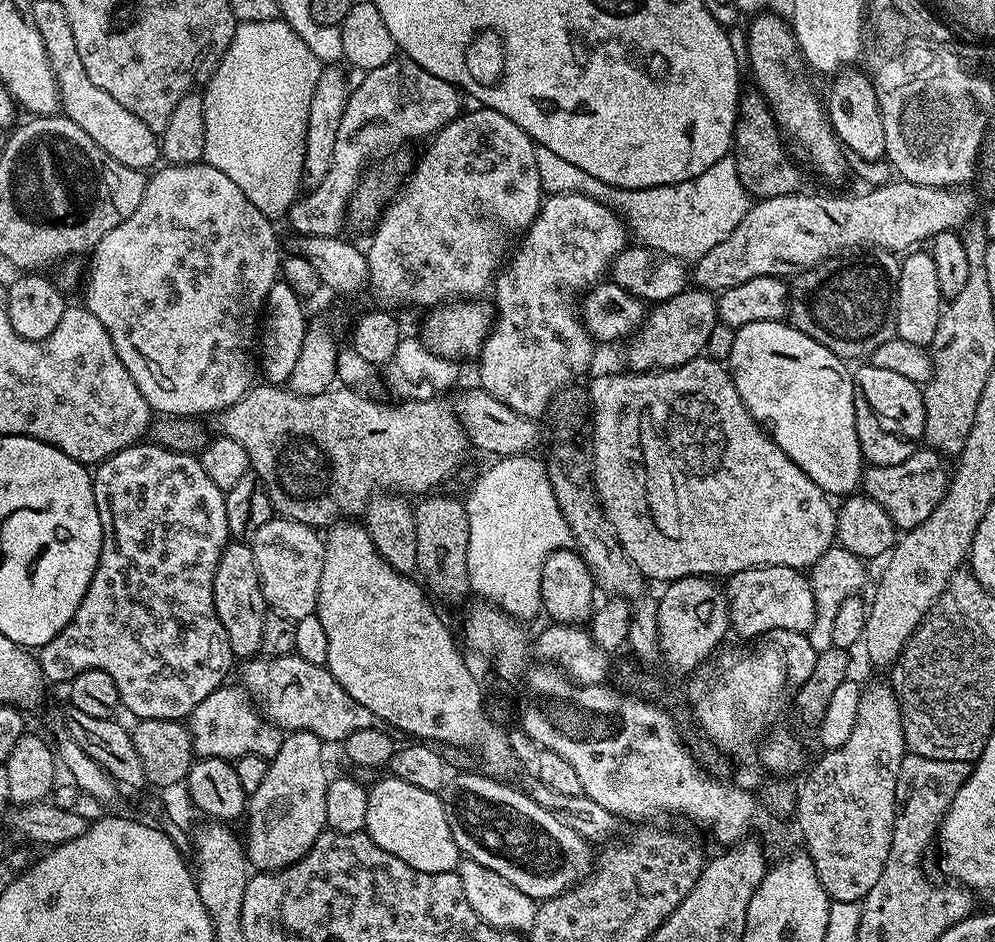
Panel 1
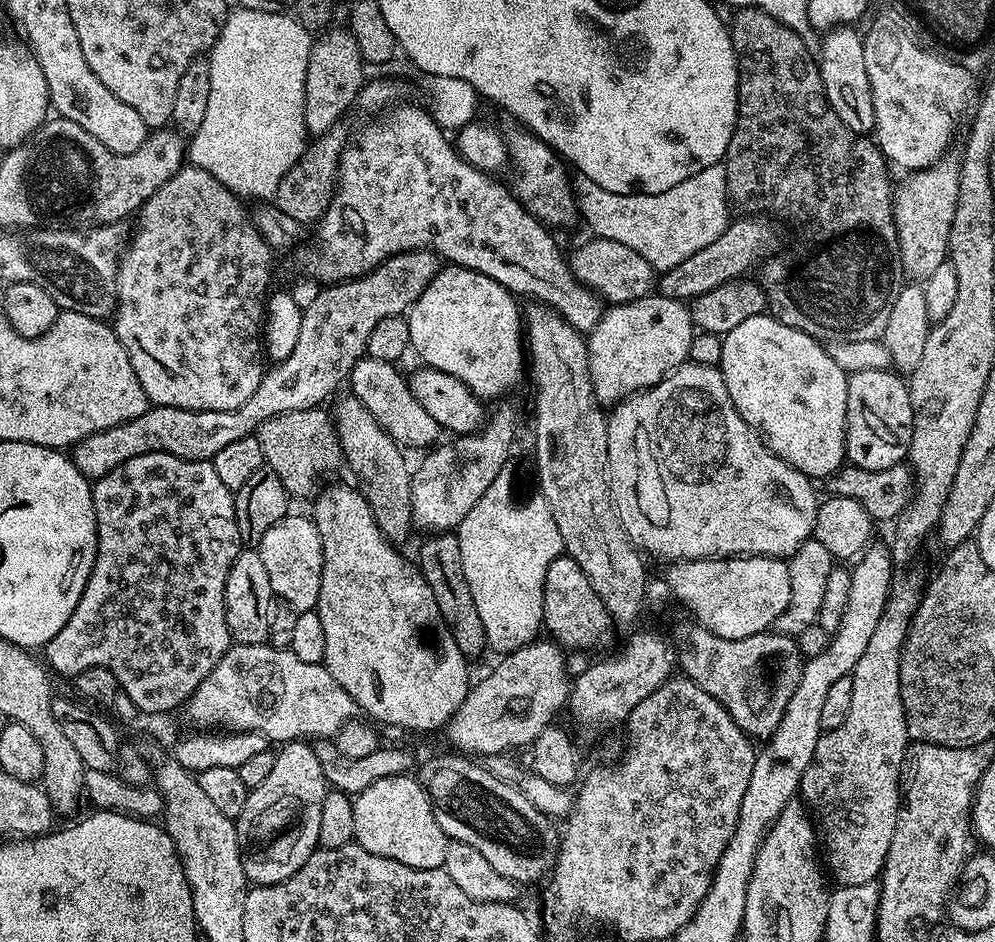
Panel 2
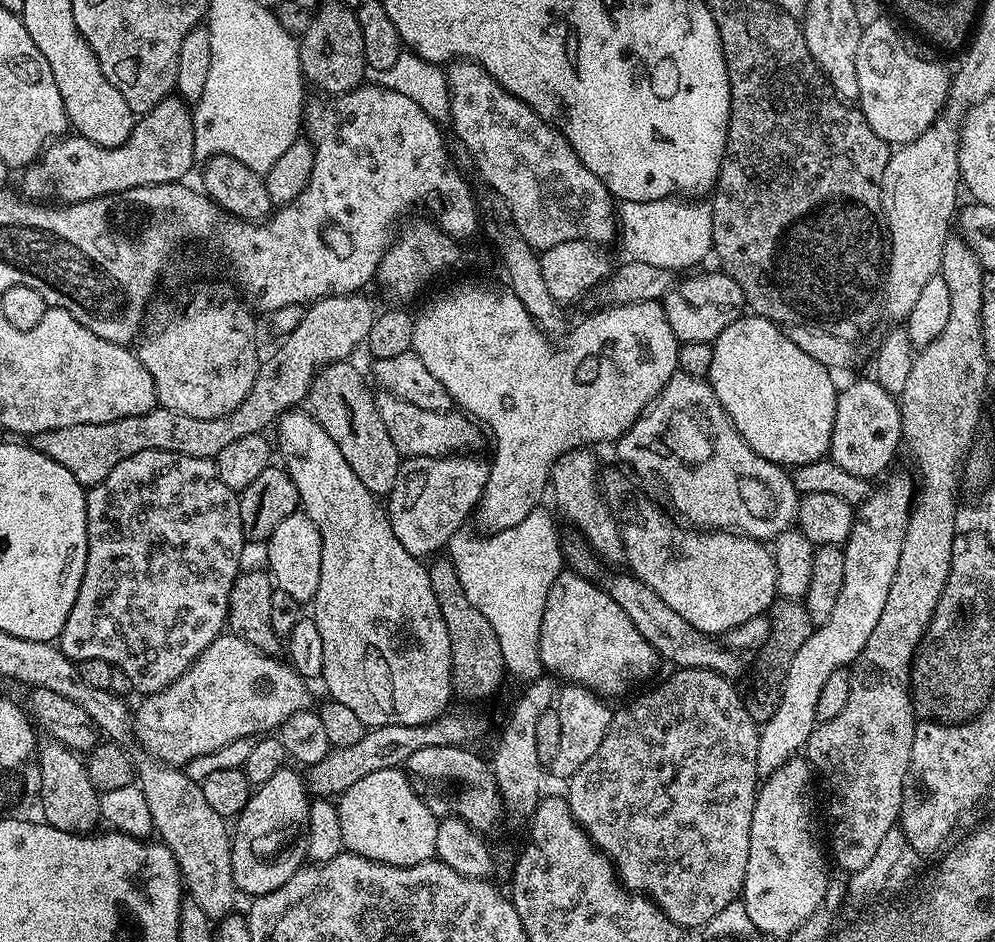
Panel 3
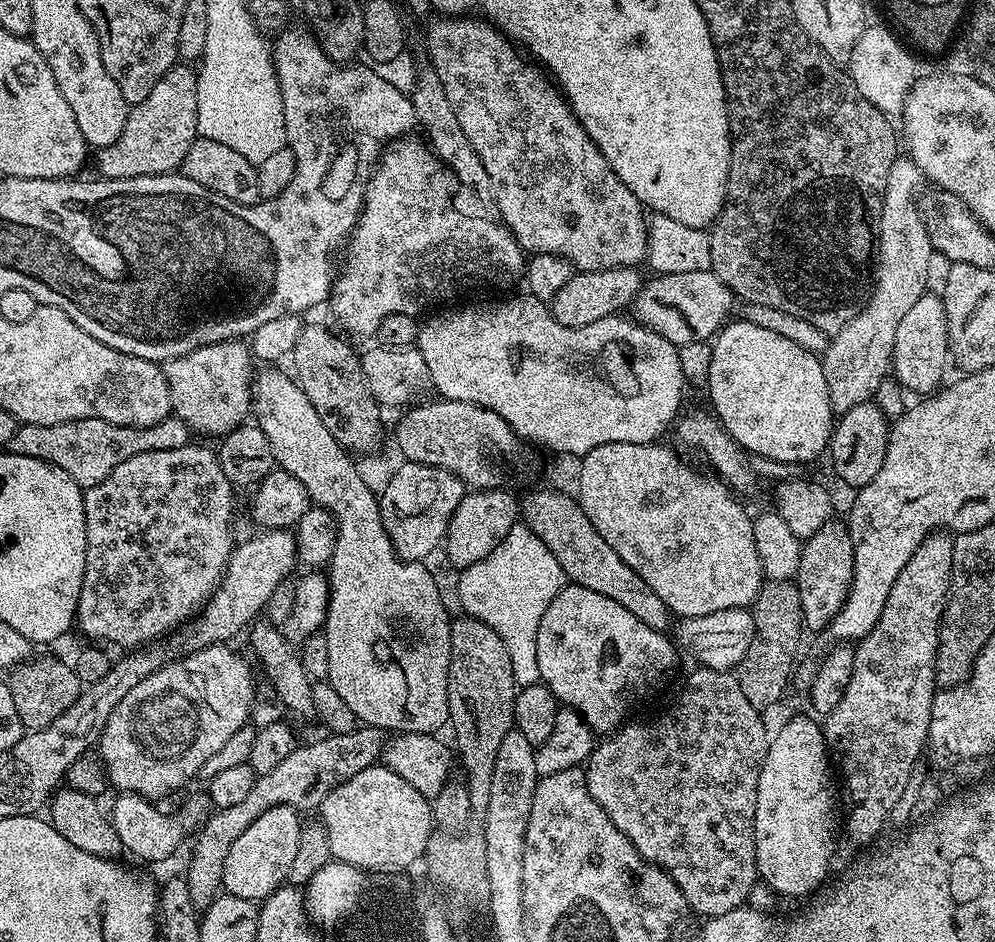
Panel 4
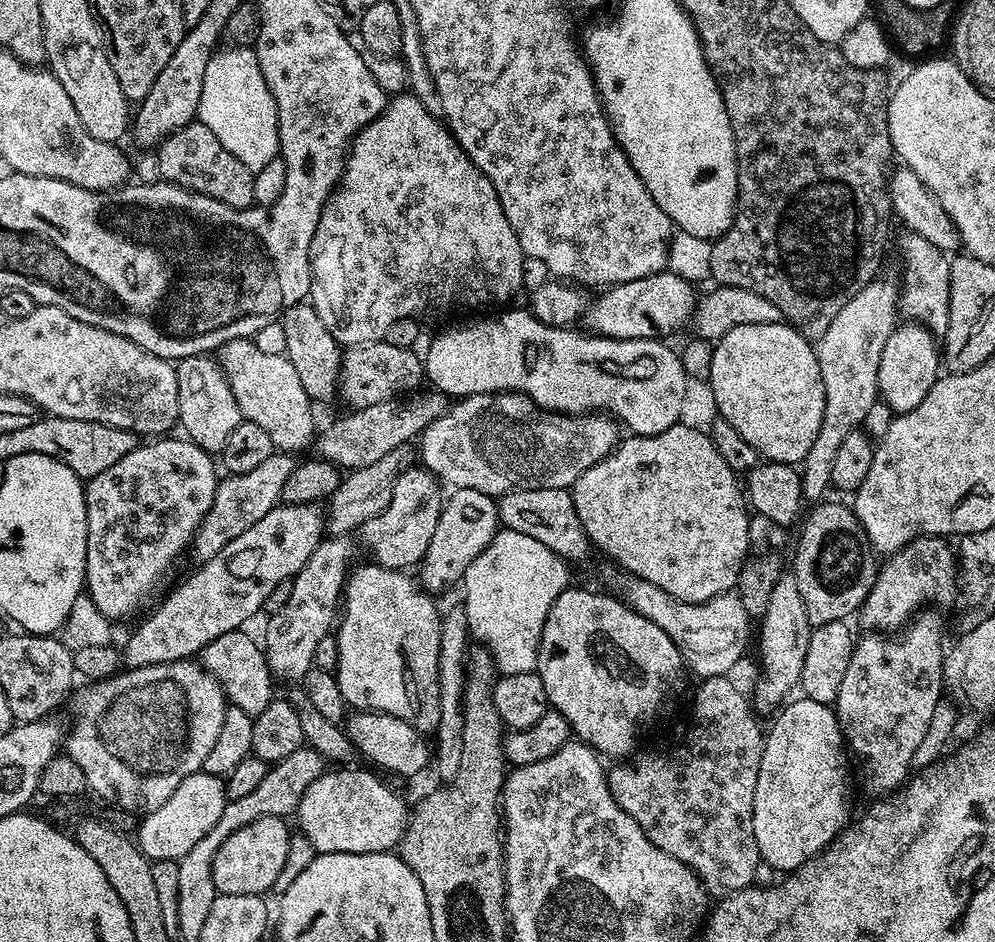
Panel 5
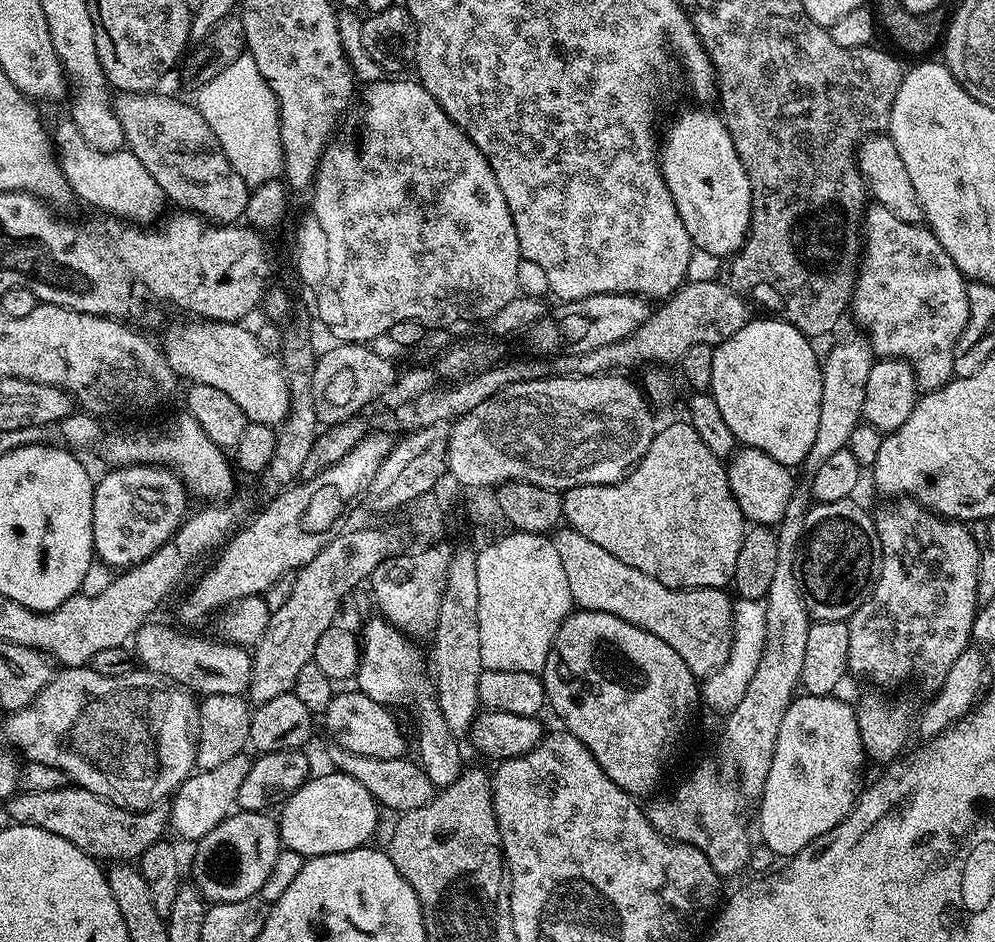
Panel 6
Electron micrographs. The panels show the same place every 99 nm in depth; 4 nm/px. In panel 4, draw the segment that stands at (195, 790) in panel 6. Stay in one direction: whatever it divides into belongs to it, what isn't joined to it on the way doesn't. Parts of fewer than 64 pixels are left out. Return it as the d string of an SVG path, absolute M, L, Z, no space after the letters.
M135 792L119 793L110 808L112 825L121 838L125 851L146 862L162 862L168 859L182 844L186 836L199 829L207 820L210 802L200 793L190 797L174 814L156 810L156 806Z

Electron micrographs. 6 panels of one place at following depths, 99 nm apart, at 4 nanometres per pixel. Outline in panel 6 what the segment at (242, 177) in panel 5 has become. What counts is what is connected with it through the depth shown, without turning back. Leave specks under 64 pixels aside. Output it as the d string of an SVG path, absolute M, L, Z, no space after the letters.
M153 90L150 92L120 92L114 100L114 107L116 110L116 117L124 131L124 143L127 151L134 154L134 158L138 158L138 162L142 162L142 166L146 166L146 170L150 170L150 178L154 178L154 182L158 182L158 186L164 191L165 197L169 201L176 203L177 209L185 212L192 212L195 216L203 216L205 220L213 224L234 224L243 217L246 210L246 202L248 201L248 194L250 186L243 180L241 176L234 170L234 166L230 166L230 162L226 158L226 154L222 150L222 146L218 142L218 138L214 138L214 130L210 130L210 126L206 122L206 118L202 118L199 108L193 106L191 103L183 104L180 100L175 100L172 96L159 96L159 91Z

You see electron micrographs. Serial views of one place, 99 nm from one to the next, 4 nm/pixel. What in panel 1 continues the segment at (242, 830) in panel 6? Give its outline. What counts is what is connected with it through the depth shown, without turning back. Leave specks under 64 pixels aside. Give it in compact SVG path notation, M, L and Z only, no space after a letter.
M288 732L284 737L282 746L278 750L278 754L274 759L268 761L268 769L266 770L266 778L258 786L258 790L254 790L246 800L246 821L248 820L248 840L246 836L246 851L248 854L248 863L253 869L261 872L277 872L280 868L285 868L291 864L297 864L305 854L310 850L310 846L314 846L314 842L328 828L326 822L326 790L330 779L330 771L324 765L324 748L325 741L320 740L314 734L309 732Z

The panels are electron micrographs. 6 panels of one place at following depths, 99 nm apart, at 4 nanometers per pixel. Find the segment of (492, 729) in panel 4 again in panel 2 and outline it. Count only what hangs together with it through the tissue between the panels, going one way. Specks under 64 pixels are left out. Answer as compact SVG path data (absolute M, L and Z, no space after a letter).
M432 534L427 539L420 548L419 570L430 590L434 590L434 602L438 602L438 610L448 623L450 634L454 642L458 642L458 650L462 650L465 657L472 658L475 652L485 651L488 639L482 618L478 618L478 606L474 606L474 598L470 594L470 582L466 582L466 573L462 570L462 550L458 550L458 538L454 534Z

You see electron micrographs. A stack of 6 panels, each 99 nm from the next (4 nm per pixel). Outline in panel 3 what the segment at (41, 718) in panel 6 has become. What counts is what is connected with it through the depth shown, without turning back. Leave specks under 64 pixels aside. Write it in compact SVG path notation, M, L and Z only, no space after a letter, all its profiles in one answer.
M222 634L218 638L214 638L214 642L210 646L206 646L206 650L203 654L201 654L170 687L163 688L160 692L153 692L145 695L143 699L141 699L144 701L138 706L135 705L134 736L137 741L140 739L141 746L148 751L147 755L151 757L151 759L162 764L183 766L202 754L210 754L214 750L222 750L222 746L230 746L230 742L234 742L235 740L247 740L249 738L259 737L261 734L275 733L280 725L286 722L292 714L296 714L299 711L306 711L313 707L312 692L308 689L308 684L309 681L305 679L305 677L299 676L296 673L296 669L283 659L262 654L254 646L250 646L250 642L246 642L242 638L231 634Z

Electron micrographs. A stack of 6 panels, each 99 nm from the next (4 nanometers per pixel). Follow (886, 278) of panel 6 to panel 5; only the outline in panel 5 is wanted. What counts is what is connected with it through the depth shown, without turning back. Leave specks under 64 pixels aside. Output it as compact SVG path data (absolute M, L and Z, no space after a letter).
M905 231L904 237L900 240L900 260L904 263L904 284L900 288L900 298L898 301L898 312L905 321L921 324L923 328L929 328L932 335L942 338L946 334L946 326L950 322L950 260L938 246L933 246L931 242L926 242L918 234Z

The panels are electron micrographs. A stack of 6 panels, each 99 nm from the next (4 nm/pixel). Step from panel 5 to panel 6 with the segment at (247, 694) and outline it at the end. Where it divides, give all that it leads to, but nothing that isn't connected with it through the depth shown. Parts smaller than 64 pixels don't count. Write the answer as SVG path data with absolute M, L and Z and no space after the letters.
M151 620L141 626L133 636L132 652L145 671L158 673L164 679L194 694L243 695L252 677L251 653L243 645L231 644L225 640L217 641L186 636L158 623L158 620Z

